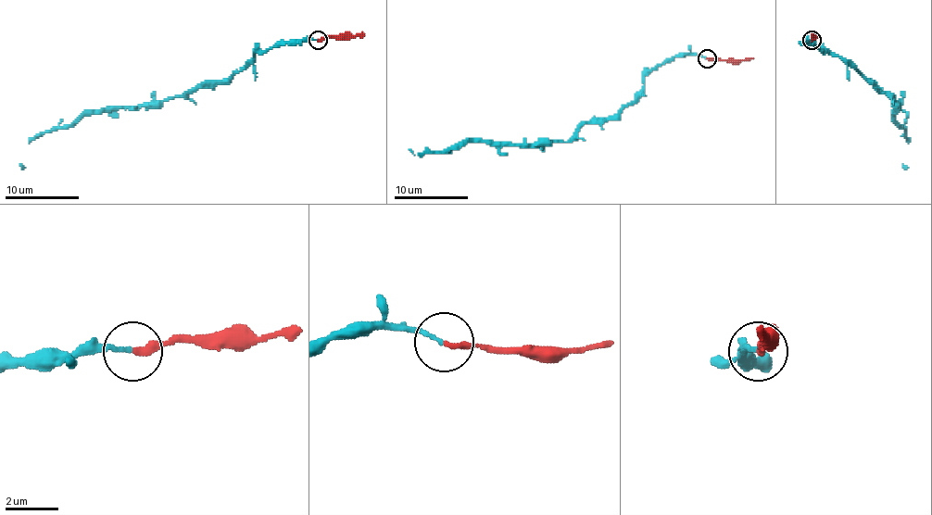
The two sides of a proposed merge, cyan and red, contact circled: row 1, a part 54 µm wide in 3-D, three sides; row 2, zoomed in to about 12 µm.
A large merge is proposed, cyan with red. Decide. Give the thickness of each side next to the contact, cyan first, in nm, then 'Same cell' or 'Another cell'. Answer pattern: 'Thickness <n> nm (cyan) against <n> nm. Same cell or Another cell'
Thickness 160 nm (cyan) against 260 nm. Same cell

